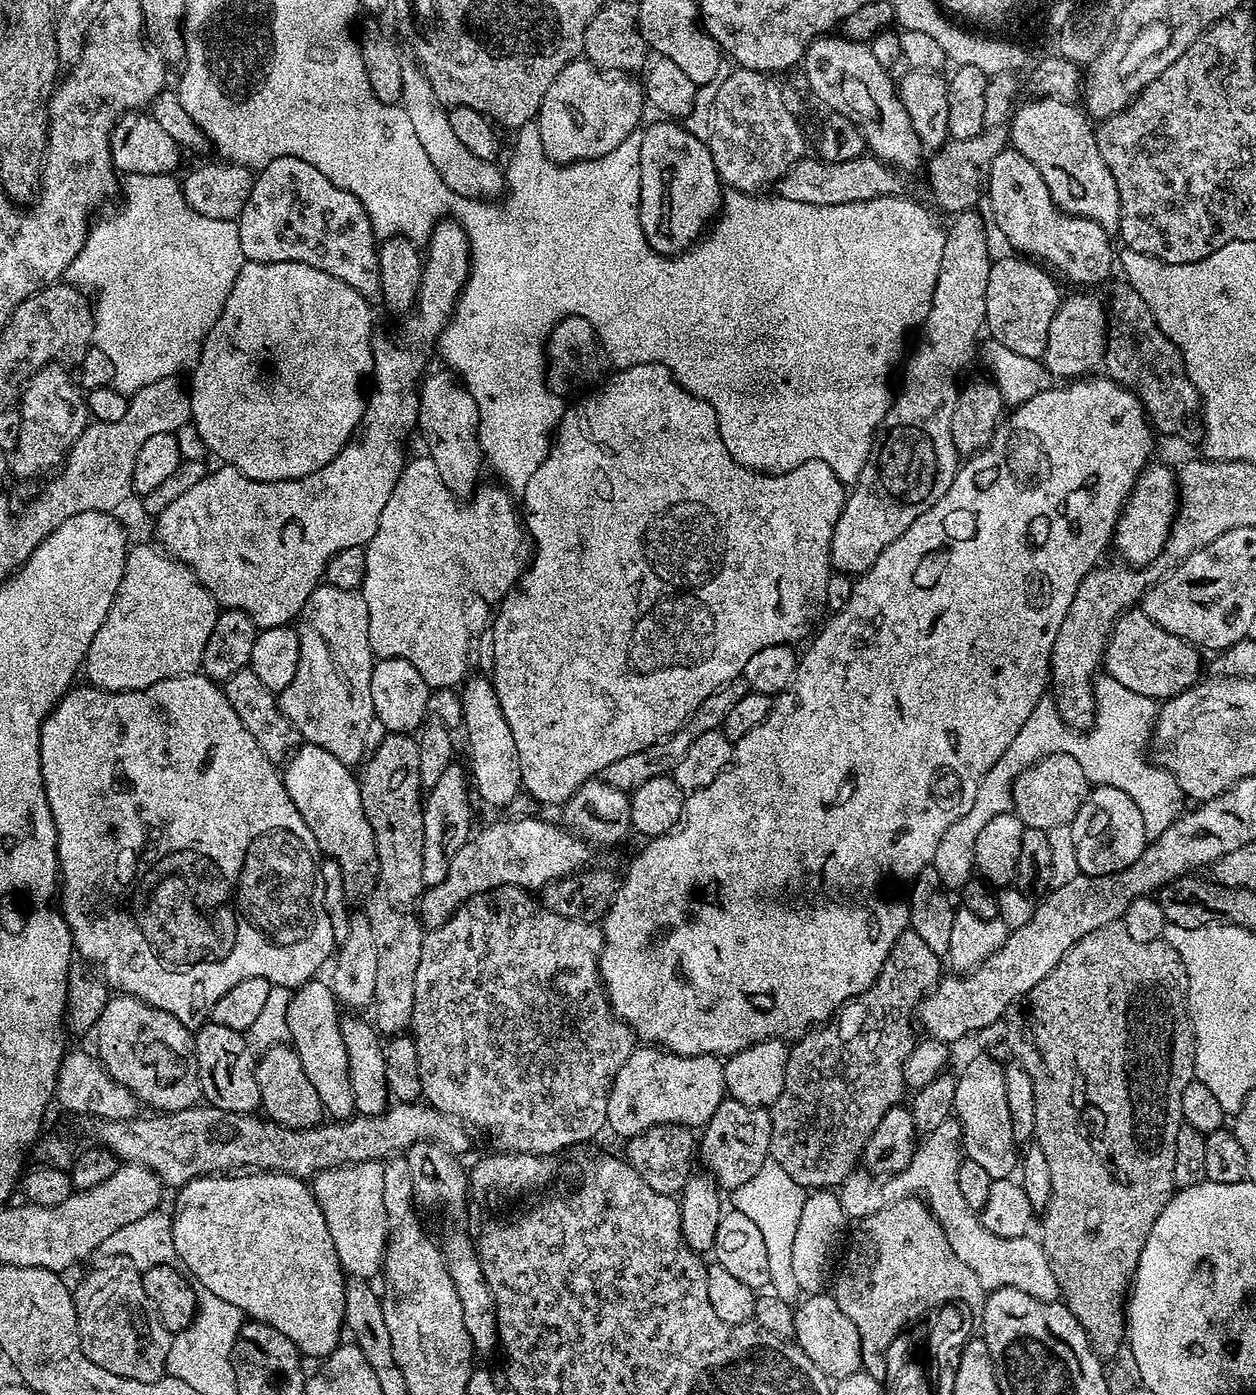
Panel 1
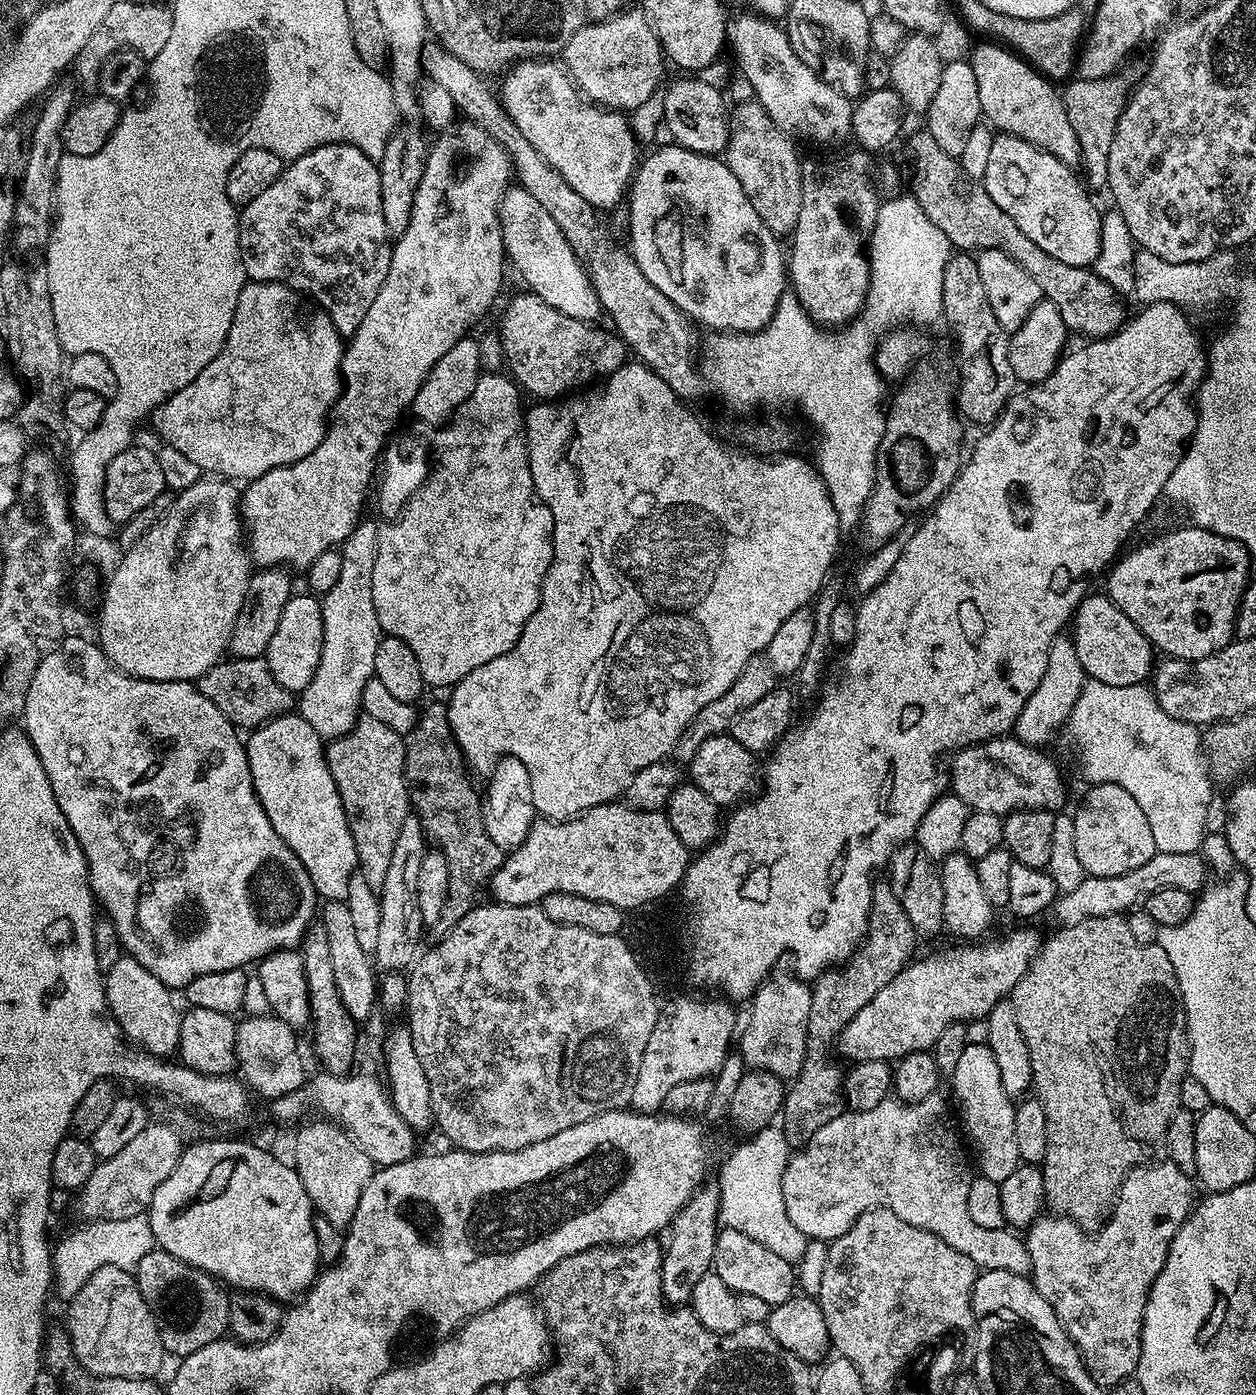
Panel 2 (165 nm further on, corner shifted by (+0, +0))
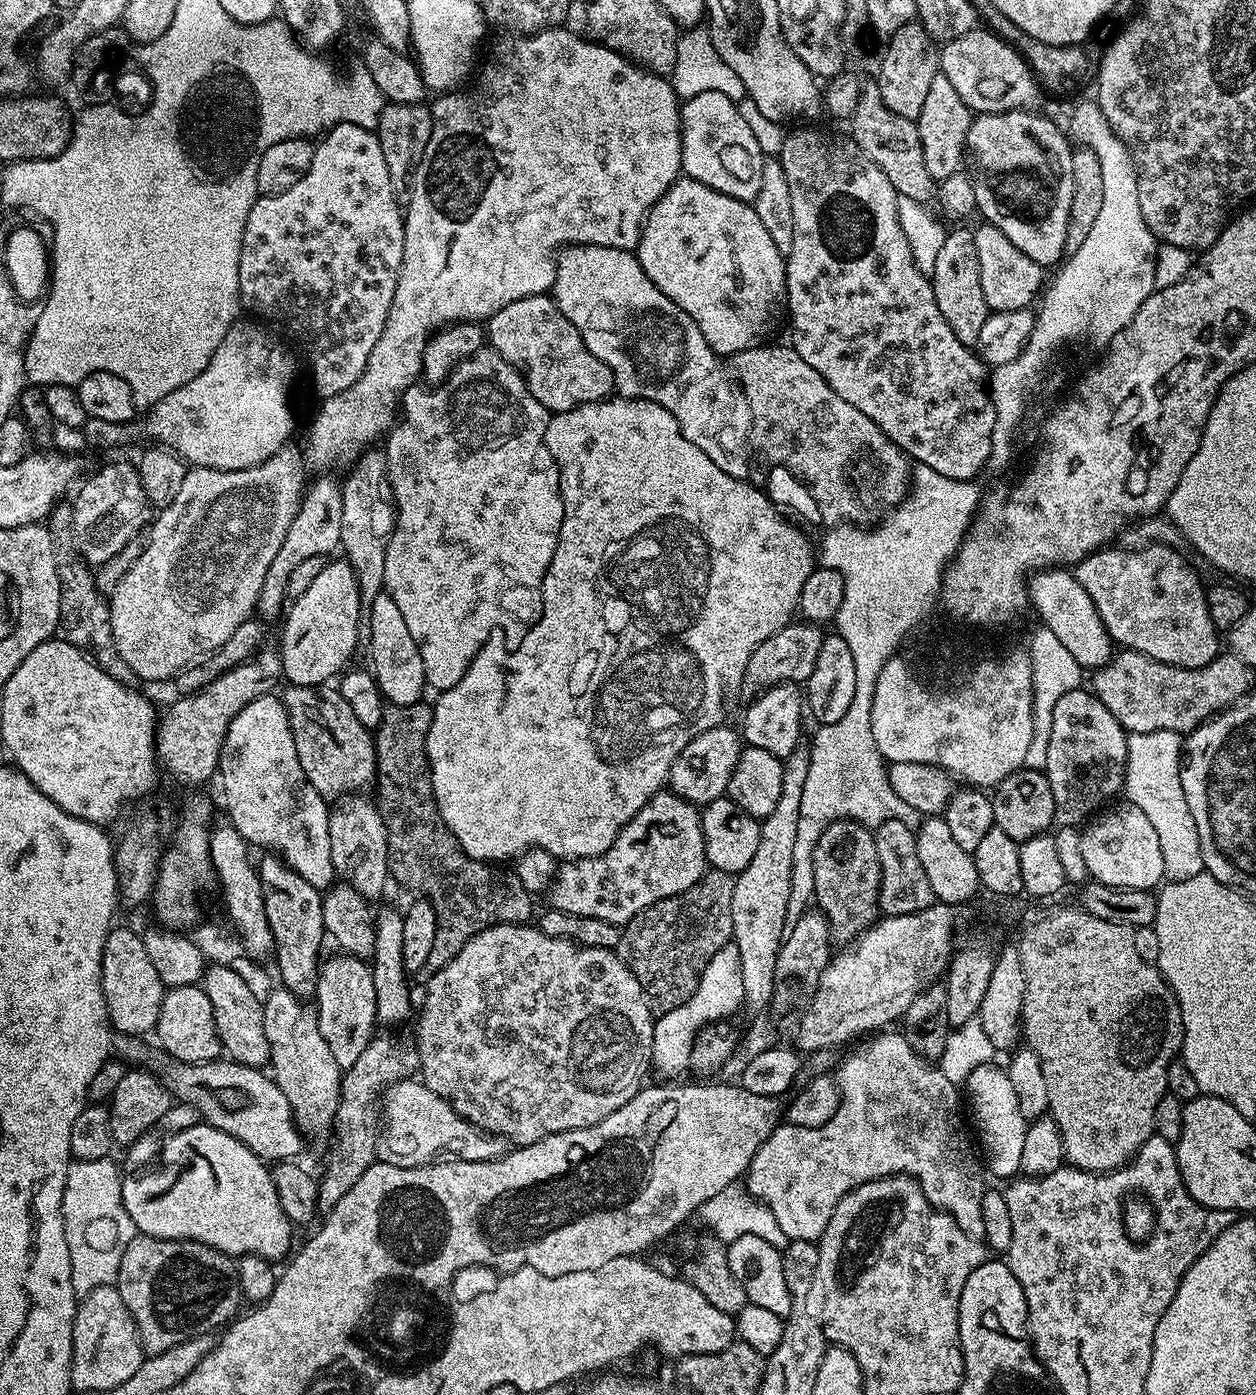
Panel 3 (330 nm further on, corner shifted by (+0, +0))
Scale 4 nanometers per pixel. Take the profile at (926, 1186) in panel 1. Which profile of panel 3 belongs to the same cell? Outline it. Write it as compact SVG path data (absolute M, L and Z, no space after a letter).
M884 1030L879 1034L873 1035L869 1044L864 1044L861 1048L856 1048L848 1057L839 1061L838 1067L834 1072L836 1088L840 1091L840 1105L834 1114L834 1118L830 1118L830 1122L826 1122L817 1128L799 1128L796 1124L787 1122L781 1123L772 1131L770 1138L766 1138L766 1142L762 1142L762 1146L754 1154L754 1158L750 1162L746 1173L746 1188L751 1195L759 1198L769 1210L774 1214L774 1218L778 1218L778 1226L782 1226L782 1234L786 1234L789 1241L793 1240L814 1240L819 1241L821 1234L826 1230L826 1222L830 1222L830 1214L834 1214L834 1206L838 1206L840 1199L846 1194L850 1194L850 1190L854 1190L858 1186L862 1186L871 1180L877 1180L883 1176L914 1176L916 1181L920 1183L920 1190L926 1194L926 1198L936 1208L948 1212L954 1218L954 1222L958 1222L958 1226L962 1226L962 1230L966 1230L966 1234L973 1236L975 1240L983 1240L984 1227L982 1226L982 1194L986 1190L984 1184L984 1176L986 1177L986 1168L982 1163L981 1157L978 1155L977 1149L974 1147L974 1140L968 1137L968 1132L964 1129L964 1120L960 1117L960 1108L962 1112L962 1096L958 1093L957 1085L950 1082L950 1078L946 1078L946 1074L940 1071L933 1063L919 1056L910 1046L910 1042L906 1042L906 1038L899 1031Z

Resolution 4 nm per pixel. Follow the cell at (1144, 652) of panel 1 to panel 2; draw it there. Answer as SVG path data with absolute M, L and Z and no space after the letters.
M1089 594L1078 605L1070 621L1070 639L1085 677L1106 682L1106 686L1144 684L1154 671L1154 649L1142 630L1126 618L1107 594Z

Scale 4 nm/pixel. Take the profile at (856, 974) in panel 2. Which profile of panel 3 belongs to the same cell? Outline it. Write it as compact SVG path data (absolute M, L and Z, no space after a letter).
M833 820L826 824L812 851L812 886L816 892L819 911L824 913L837 945L848 946L860 933L871 928L881 915L880 911L880 859L878 846L871 828L865 828L858 820Z

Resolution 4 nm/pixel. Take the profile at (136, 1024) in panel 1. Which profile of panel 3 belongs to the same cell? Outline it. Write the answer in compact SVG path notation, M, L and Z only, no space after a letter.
M113 927L104 943L100 965L102 966L102 990L113 1028L129 1038L143 1037L143 1032L151 1033L158 1022L158 1014L166 989L162 978L158 978L158 970L154 970L154 965L150 962L150 954L146 954L143 935L139 931L131 932L128 928Z

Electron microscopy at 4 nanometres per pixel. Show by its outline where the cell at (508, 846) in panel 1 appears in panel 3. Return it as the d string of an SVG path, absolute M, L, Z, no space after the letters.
M661 790L654 794L650 802L646 802L646 806L642 806L642 810L638 810L638 814L634 814L634 818L630 818L630 822L626 822L618 838L614 838L610 850L602 856L561 863L557 867L554 883L547 889L547 903L566 914L602 918L602 922L623 926L646 910L646 906L654 906L654 902L662 902L662 898L690 890L690 886L704 876L707 864L700 808L670 790Z

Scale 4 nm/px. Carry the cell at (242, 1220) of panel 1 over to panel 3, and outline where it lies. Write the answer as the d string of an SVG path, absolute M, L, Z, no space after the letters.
M203 1122L171 1133L167 1139L163 1144L156 1134L139 1136L127 1149L128 1168L132 1173L129 1176L127 1173L120 1181L122 1202L137 1233L167 1240L197 1240L233 1258L261 1256L280 1262L293 1251L294 1225L282 1210L278 1190L265 1161L254 1155L245 1144L238 1142L238 1138Z

